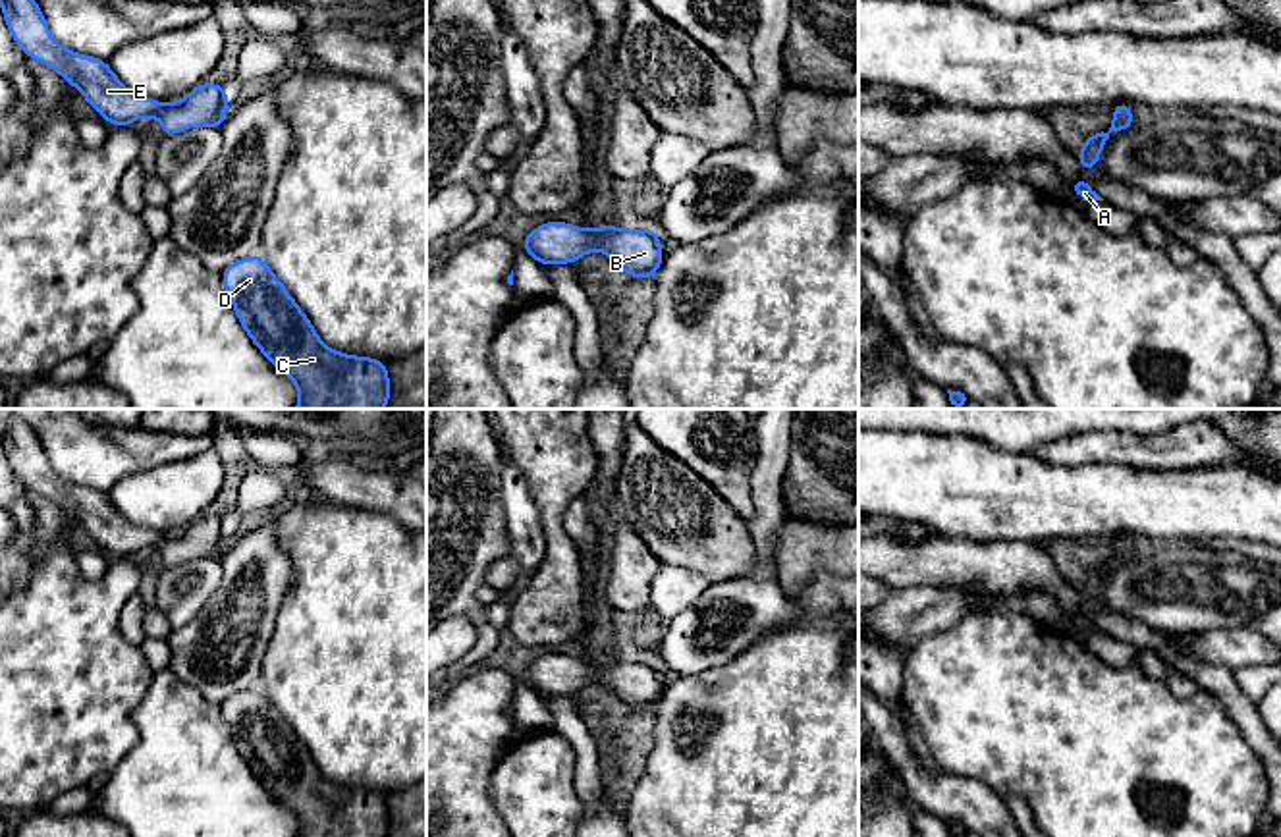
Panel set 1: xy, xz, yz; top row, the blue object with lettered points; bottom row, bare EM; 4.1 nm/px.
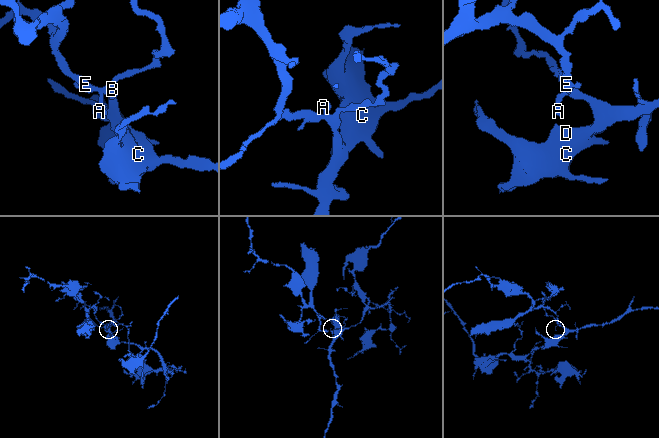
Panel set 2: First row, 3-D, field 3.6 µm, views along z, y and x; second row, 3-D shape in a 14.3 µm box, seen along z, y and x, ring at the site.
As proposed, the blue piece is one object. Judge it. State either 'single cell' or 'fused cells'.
single cell

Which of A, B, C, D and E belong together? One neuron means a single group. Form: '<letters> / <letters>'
A B C D E

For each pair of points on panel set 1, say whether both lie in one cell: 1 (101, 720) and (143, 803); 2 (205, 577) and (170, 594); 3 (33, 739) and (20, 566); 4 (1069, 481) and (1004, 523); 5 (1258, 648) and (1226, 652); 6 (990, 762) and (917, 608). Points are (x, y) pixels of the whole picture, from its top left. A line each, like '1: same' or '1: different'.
1: different
2: same
3: different
4: same
5: same
6: different

